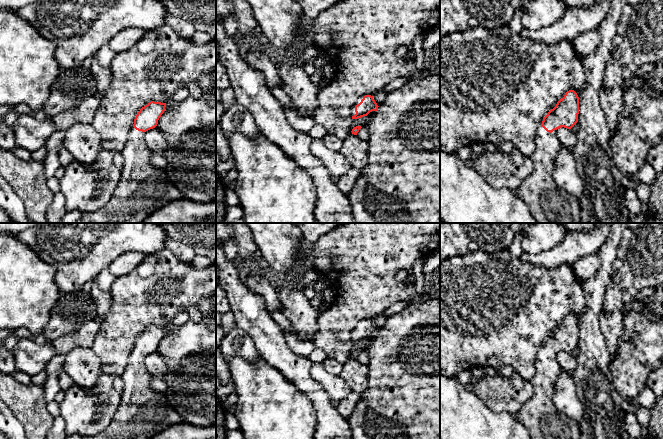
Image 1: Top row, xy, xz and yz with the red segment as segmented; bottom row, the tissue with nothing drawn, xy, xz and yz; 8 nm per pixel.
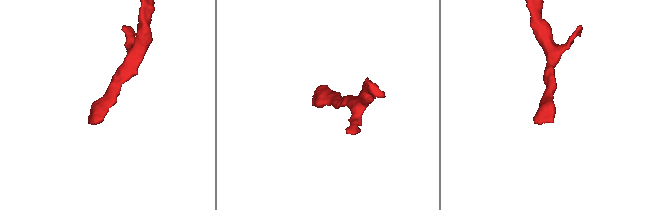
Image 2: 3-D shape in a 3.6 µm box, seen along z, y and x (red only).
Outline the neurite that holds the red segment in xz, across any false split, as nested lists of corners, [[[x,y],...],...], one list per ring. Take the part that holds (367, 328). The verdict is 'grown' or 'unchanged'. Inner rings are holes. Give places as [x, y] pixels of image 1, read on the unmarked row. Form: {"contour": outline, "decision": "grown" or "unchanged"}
{"contour": [[[371,319],[361,320],[352,331],[350,338],[352,343],[358,343],[367,340],[372,335],[378,334],[378,329]]], "decision": "grown"}

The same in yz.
{"contour": [[[569,314],[543,342],[535,362],[536,373],[530,380],[534,395],[522,405],[516,415],[517,420],[529,431],[531,439],[581,439],[579,424],[559,413],[553,401],[555,382],[562,370],[556,355],[561,351],[571,353],[578,346],[578,338],[579,321],[574,314]]], "decision": "grown"}

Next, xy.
{"contour": [[[151,325],[137,337],[125,371],[121,402],[111,423],[97,435],[83,439],[151,439],[159,432],[182,422],[165,393],[151,388],[145,356],[157,350],[166,327]]], "decision": "grown"}

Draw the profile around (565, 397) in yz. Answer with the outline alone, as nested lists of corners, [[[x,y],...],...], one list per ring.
[[[561,370],[556,382],[553,395],[556,410],[575,420],[578,424],[583,419],[583,406],[577,394],[573,372]]]

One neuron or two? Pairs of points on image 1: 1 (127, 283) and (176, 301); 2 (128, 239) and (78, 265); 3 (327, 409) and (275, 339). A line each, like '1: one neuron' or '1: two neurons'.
1: one neuron
2: one neuron
3: one neuron

